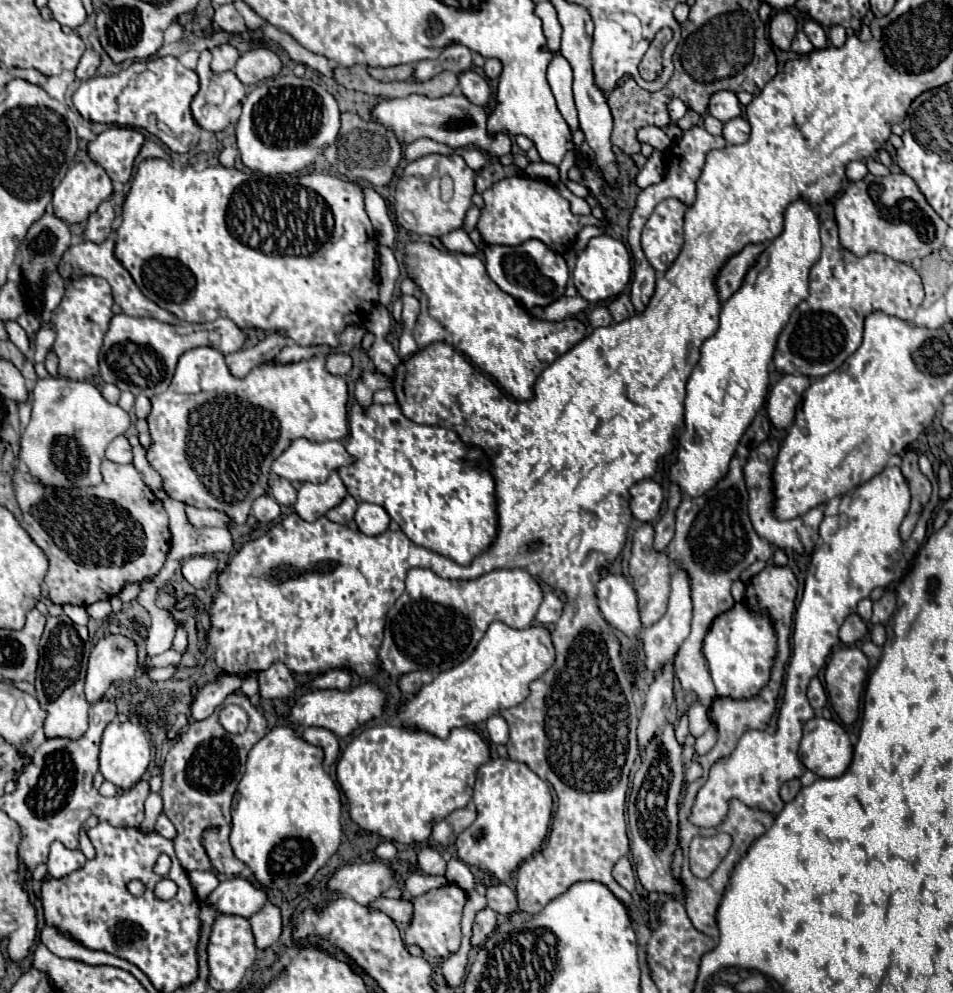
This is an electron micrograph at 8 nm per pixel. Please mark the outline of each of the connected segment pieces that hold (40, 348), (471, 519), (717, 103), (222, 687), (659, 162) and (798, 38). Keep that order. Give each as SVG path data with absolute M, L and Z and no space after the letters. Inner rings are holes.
M43 322L37 336L35 336L35 342L37 342L37 350L35 350L35 362L43 362L45 360L45 354L49 352L49 348L53 346L53 340L55 340L55 332L53 332L53 324L51 322Z
M353 400L349 414L349 436L345 444L347 452L355 456L355 464L341 468L339 472L347 492L357 502L373 502L383 506L411 542L449 556L457 564L469 564L473 556L489 548L497 534L495 482L487 470L467 460L469 450L475 448L465 446L455 432L435 426L419 426L407 420L397 404L371 404L369 412L365 412L365 408Z
M727 90L715 92L711 96L711 102L709 102L709 114L715 116L717 120L721 120L723 124L729 122L731 118L741 116L741 106L739 106L737 96L733 92L727 92Z
M221 674L217 682L213 684L205 684L199 694L197 694L197 700L191 708L191 718L193 720L205 720L207 716L213 714L213 710L231 694L235 692L239 686L241 686L243 678L239 676L231 676L231 674Z
M655 150L655 152L649 156L647 164L641 168L641 172L637 174L637 180L635 180L635 182L637 182L637 186L639 186L639 188L647 188L647 186L651 186L651 184L661 182L663 172L665 172L663 152Z
M797 32L795 34L795 40L791 44L791 50L797 52L797 54L809 54L813 50L813 44L809 42L809 38L805 36L805 32Z

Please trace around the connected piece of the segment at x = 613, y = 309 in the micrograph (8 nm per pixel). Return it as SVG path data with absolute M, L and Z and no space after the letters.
M627 294L617 296L617 298L609 304L609 312L611 312L611 316L613 316L613 322L627 320L629 316L633 316L633 314L635 314L633 304L631 304L631 300L629 300L629 296L627 296Z

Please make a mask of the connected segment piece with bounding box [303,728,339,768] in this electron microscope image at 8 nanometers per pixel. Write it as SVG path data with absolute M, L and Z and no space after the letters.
M305 728L303 738L305 738L309 744L321 746L321 748L325 750L325 768L329 768L331 764L337 762L339 742L337 742L337 738L335 738L333 732L329 732L327 728Z

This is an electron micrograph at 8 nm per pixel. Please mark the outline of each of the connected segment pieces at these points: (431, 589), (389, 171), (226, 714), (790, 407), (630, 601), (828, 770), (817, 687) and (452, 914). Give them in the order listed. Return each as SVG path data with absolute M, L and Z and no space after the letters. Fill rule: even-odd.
M411 568L405 578L405 592L397 598L397 602L391 606L387 614L385 624L385 638L379 648L379 668L395 678L401 678L405 672L415 670L427 670L433 676L455 668L463 660L471 656L477 642L483 638L487 626L495 620L501 620L513 628L527 628L533 624L535 614L543 600L543 590L539 582L525 570L493 570L489 574L483 574L475 580L447 580L437 576L435 572L427 568Z
M343 112L339 138L327 148L325 156L339 170L339 174L347 176L349 180L367 180L377 188L391 182L401 160L401 142L397 140L397 136L393 136L393 132L389 132L389 128L377 124L375 120L363 120L355 112Z
M225 706L219 714L219 724L229 734L241 734L249 726L249 716L245 716L245 710L241 706Z
M783 376L769 392L769 400L767 400L767 416L771 420L771 424L777 430L789 428L793 418L795 418L795 408L797 402L801 400L801 392L805 392L805 388L811 384L811 380L807 376Z
M601 568L601 578L595 588L597 606L603 618L627 638L635 640L641 630L641 620L637 614L637 596L633 586L621 574Z
M821 716L805 724L799 758L807 770L821 778L837 778L847 770L851 756L853 748L841 724Z
M813 678L811 680L811 684L807 688L807 698L809 698L809 702L811 702L811 706L815 710L821 710L823 706L827 705L828 696L819 678Z
M449 882L441 888L433 888L413 898L413 916L405 930L405 944L417 944L429 958L447 958L461 946L461 912L467 902L467 892L457 884Z

